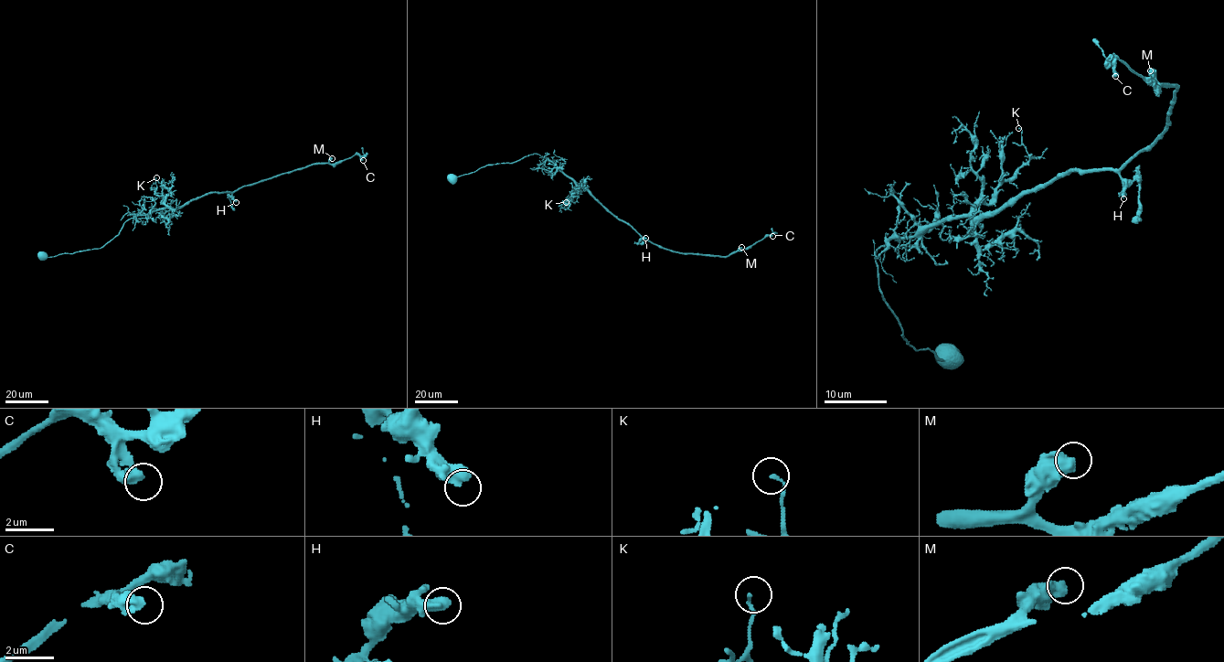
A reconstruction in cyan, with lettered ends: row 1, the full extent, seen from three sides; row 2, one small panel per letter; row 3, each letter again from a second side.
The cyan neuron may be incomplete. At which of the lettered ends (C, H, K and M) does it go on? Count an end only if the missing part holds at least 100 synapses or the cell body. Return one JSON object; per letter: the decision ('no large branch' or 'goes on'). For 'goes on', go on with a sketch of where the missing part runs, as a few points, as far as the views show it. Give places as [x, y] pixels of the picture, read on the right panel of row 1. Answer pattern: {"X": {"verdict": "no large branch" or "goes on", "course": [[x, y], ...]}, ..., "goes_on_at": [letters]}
{"C": {"verdict": "no large branch"}, "H": {"verdict": "no large branch"}, "K": {"verdict": "no large branch"}, "M": {"verdict": "no large branch"}, "goes_on_at": []}

